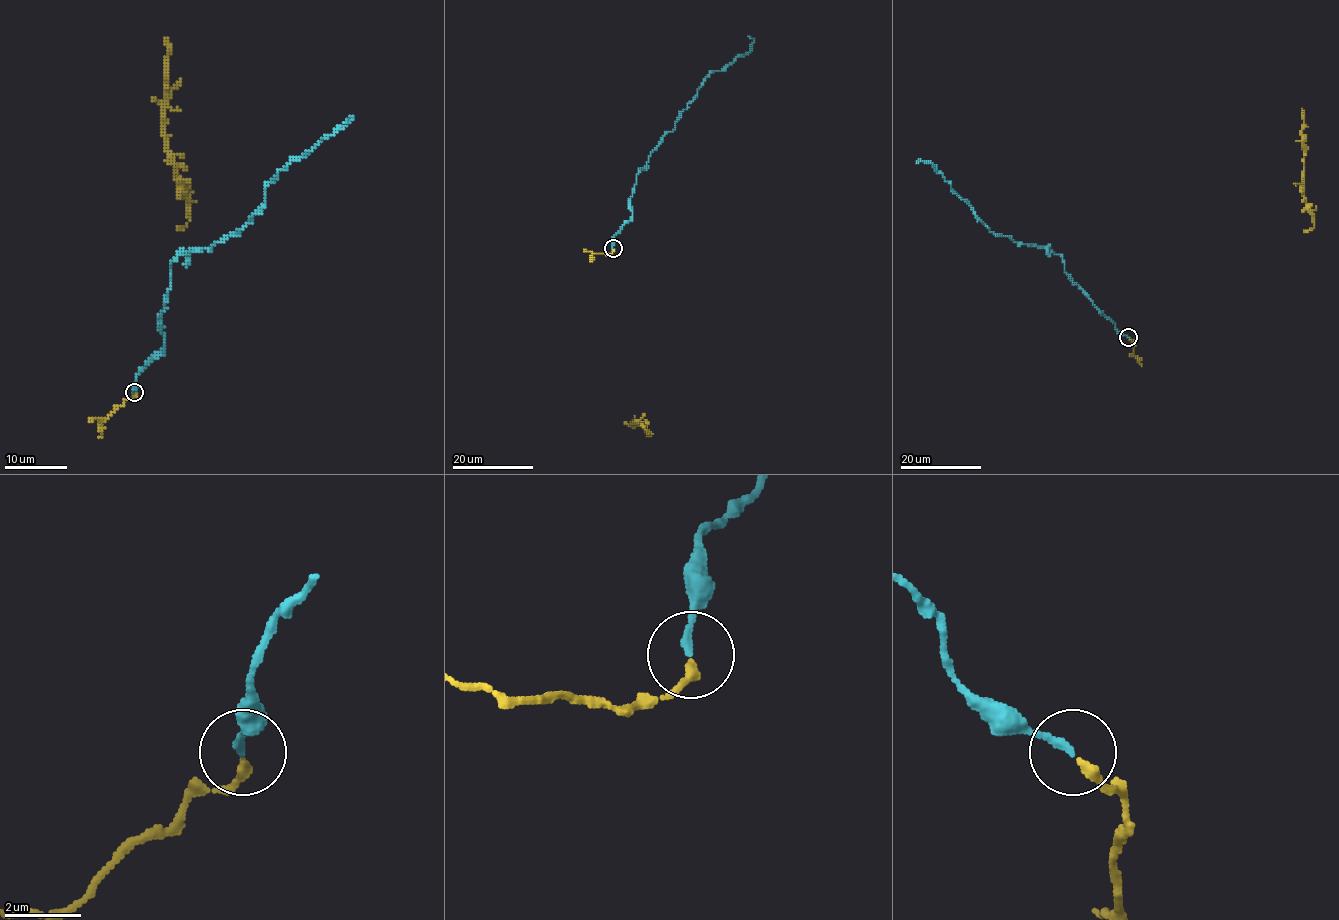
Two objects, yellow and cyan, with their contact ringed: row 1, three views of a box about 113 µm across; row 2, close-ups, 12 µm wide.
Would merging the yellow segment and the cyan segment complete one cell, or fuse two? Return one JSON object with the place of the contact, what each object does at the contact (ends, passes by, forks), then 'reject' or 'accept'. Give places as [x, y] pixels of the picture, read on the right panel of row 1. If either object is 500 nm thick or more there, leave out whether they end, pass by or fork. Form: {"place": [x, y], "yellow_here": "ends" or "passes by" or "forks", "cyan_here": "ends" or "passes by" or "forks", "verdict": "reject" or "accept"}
{"place": [1128, 337], "yellow_here": "ends", "cyan_here": "ends", "verdict": "accept"}

